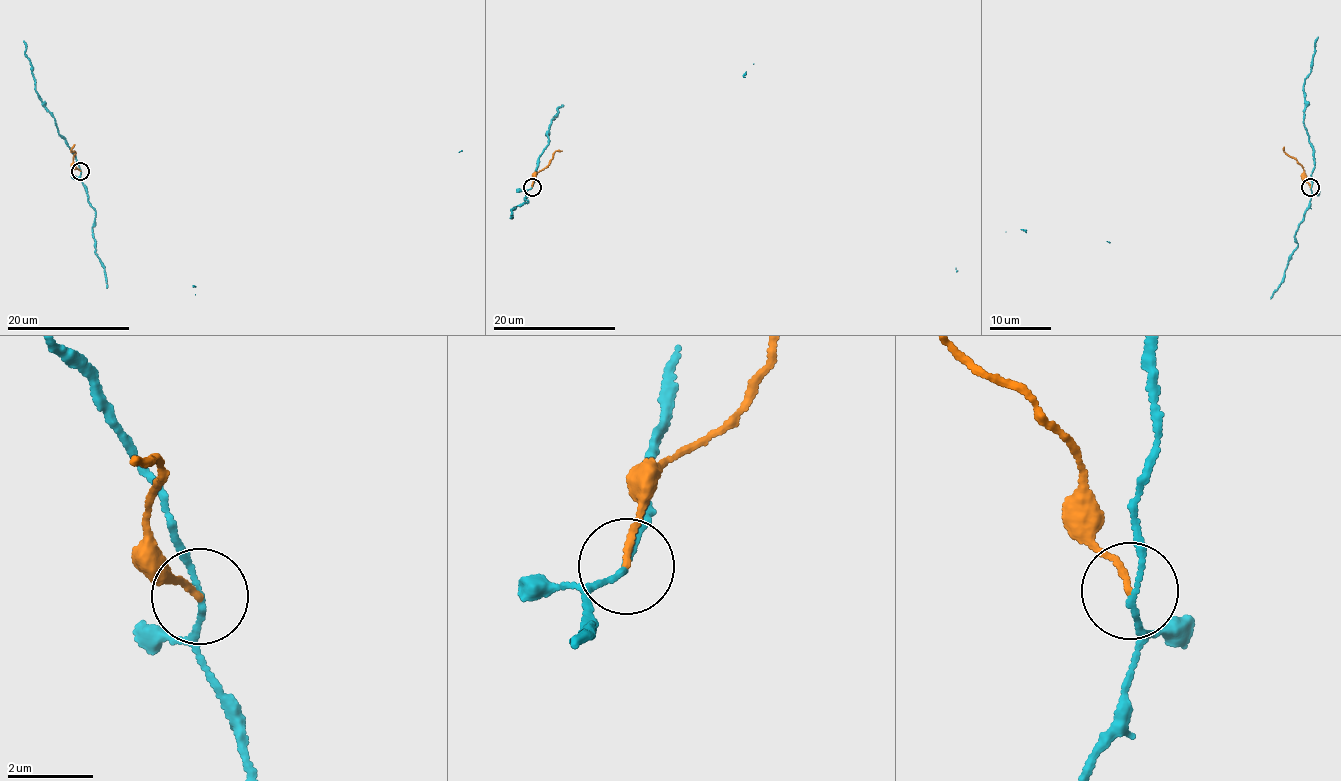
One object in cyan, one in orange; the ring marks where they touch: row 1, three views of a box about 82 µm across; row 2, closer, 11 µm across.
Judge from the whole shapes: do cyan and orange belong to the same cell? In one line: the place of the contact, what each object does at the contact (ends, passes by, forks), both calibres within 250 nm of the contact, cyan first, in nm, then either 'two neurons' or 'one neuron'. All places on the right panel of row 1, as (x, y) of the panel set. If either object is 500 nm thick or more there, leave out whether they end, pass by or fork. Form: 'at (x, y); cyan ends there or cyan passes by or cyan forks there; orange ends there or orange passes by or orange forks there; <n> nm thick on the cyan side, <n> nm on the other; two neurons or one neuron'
at (1310, 187); cyan passes by; orange ends there; 110 nm thick on the cyan side, 140 nm on the other; two neurons

